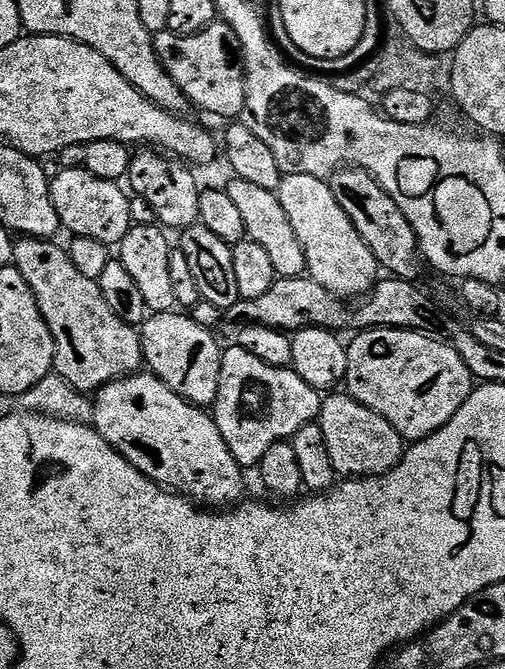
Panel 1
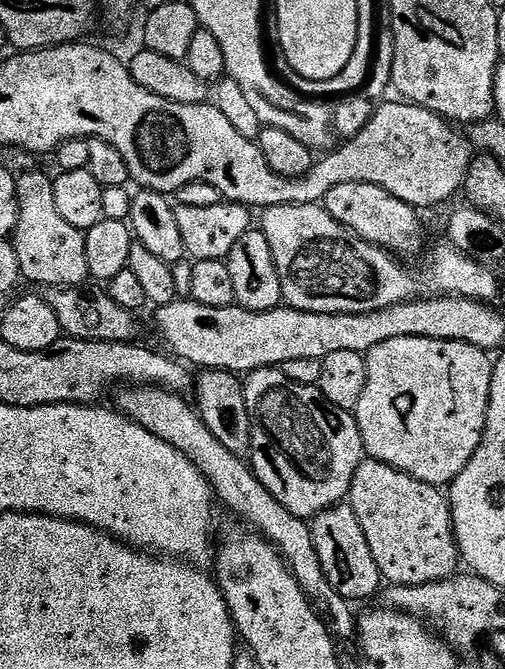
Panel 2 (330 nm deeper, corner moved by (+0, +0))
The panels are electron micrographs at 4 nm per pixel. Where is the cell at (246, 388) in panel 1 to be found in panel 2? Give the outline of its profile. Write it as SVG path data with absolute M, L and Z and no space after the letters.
M259 368L243 381L252 423L252 473L298 518L311 521L322 510L349 499L354 474L366 453L355 415L330 402L319 386L290 382L279 368Z

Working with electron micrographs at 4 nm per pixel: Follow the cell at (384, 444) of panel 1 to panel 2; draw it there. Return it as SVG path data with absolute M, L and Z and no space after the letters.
M368 458L354 474L350 503L354 514L358 514L358 522L362 522L366 542L370 542L370 554L374 554L380 575L389 585L422 586L426 582L438 582L457 575L456 563L459 565L462 557L456 546L456 531L452 528L452 505L437 485L408 476L391 464Z

